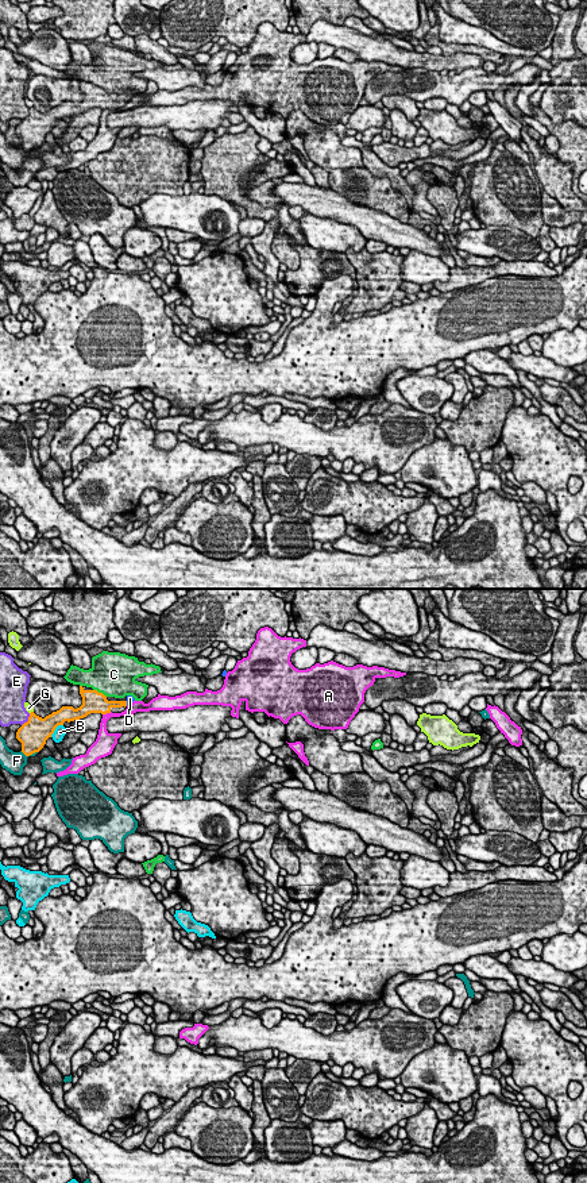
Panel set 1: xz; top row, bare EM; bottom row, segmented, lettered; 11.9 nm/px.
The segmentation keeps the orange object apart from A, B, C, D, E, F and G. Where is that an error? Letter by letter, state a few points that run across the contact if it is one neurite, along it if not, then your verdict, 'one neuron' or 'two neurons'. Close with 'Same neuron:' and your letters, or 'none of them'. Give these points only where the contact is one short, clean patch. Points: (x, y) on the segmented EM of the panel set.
A: two neurons
B: two neurons
C: two neurons
D: one neuron
E: two neurons
F: two neurons
G: two neurons
Same neuron: D

